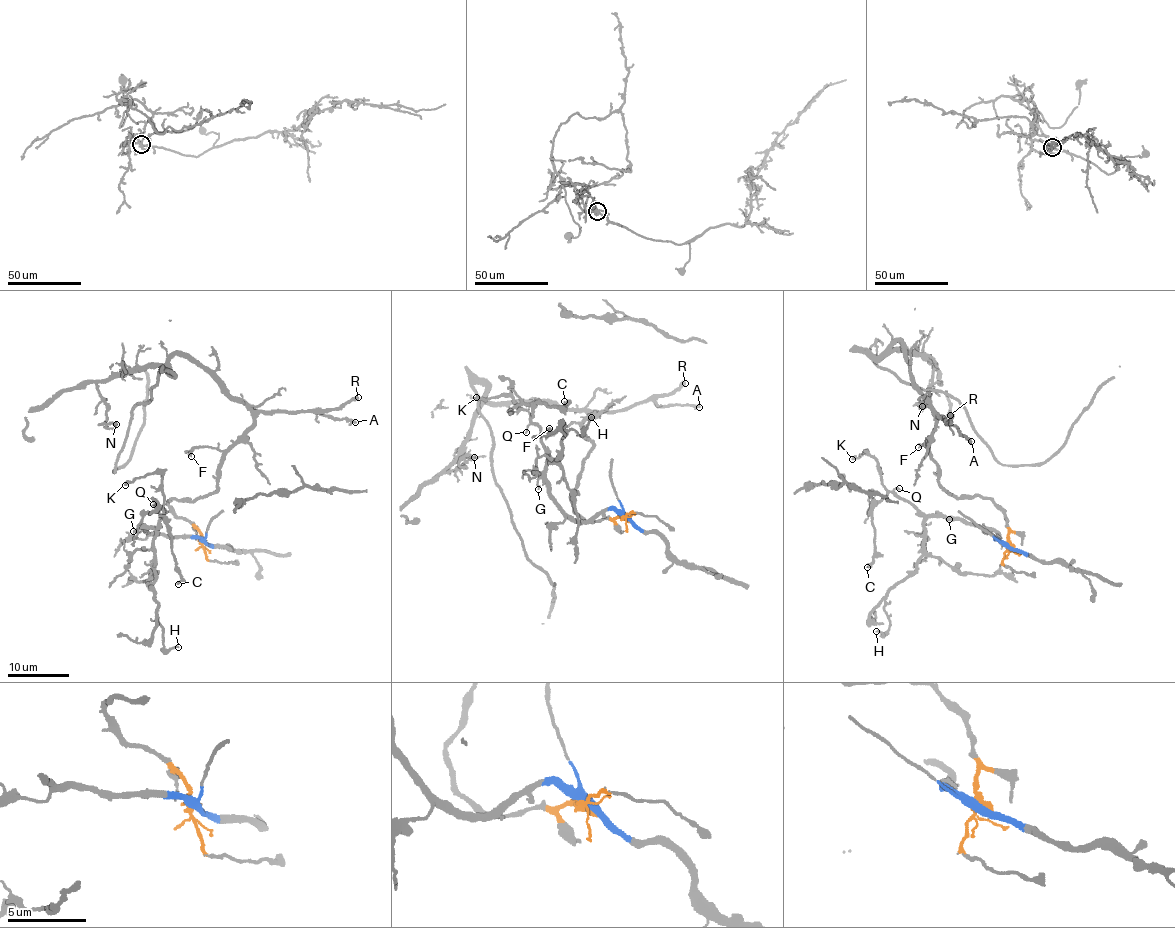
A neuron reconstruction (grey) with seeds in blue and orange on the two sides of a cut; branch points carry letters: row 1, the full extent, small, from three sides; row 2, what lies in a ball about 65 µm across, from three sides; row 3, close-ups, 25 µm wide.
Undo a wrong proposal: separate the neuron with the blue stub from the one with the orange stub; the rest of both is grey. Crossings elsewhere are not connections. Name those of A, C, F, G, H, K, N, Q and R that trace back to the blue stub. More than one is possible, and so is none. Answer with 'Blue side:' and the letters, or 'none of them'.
Blue side: C, G, H, K, Q

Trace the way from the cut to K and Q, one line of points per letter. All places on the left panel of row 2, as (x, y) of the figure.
K: (204, 541), (150, 535), (144, 528), (156, 528), (165, 512), (161, 472), (124, 485)
Q: (204, 541), (195, 537), (150, 535), (144, 528), (153, 529), (165, 512), (152, 505)

